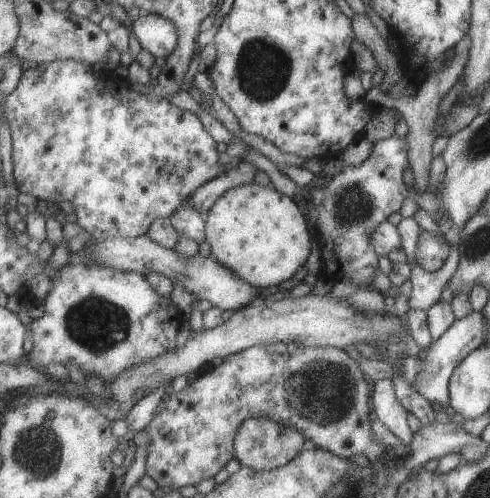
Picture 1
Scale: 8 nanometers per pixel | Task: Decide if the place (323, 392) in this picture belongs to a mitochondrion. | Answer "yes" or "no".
yes

